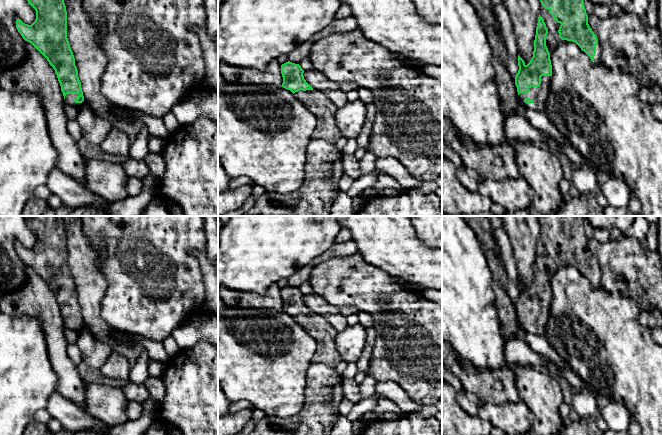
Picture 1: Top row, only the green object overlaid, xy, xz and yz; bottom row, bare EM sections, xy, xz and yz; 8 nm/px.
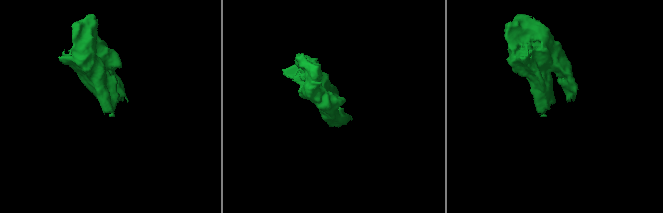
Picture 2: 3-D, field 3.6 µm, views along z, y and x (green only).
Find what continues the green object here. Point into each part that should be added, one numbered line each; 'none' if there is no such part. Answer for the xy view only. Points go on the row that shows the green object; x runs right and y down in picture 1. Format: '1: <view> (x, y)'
1: xy (69, 98)

